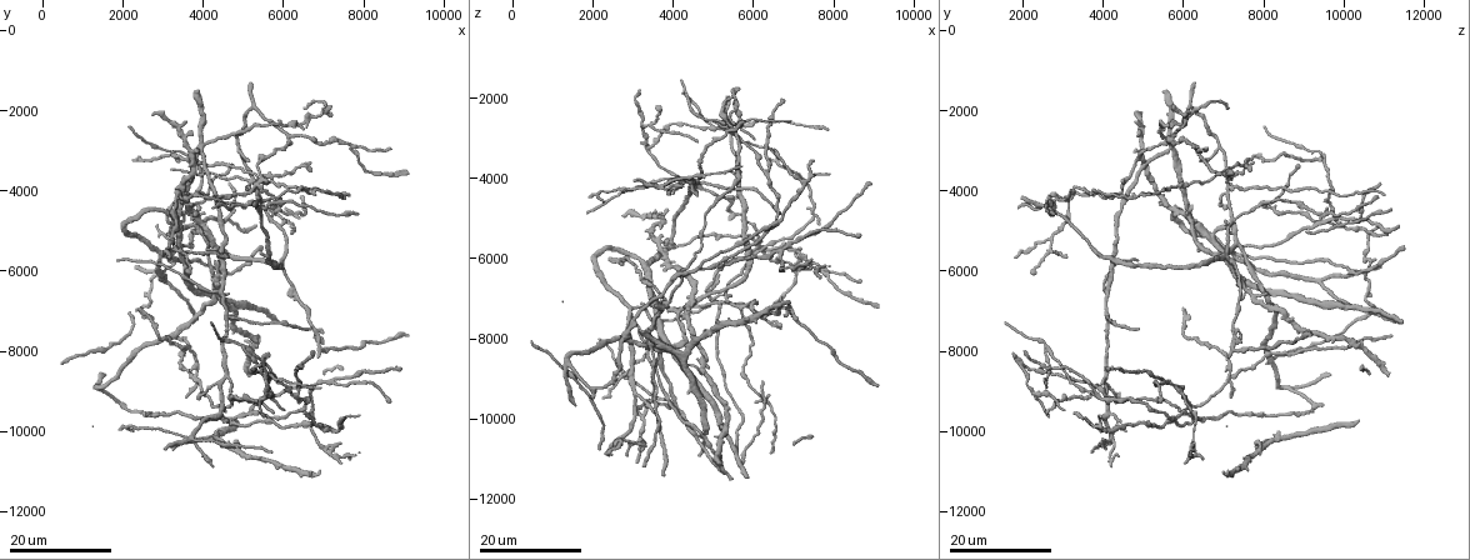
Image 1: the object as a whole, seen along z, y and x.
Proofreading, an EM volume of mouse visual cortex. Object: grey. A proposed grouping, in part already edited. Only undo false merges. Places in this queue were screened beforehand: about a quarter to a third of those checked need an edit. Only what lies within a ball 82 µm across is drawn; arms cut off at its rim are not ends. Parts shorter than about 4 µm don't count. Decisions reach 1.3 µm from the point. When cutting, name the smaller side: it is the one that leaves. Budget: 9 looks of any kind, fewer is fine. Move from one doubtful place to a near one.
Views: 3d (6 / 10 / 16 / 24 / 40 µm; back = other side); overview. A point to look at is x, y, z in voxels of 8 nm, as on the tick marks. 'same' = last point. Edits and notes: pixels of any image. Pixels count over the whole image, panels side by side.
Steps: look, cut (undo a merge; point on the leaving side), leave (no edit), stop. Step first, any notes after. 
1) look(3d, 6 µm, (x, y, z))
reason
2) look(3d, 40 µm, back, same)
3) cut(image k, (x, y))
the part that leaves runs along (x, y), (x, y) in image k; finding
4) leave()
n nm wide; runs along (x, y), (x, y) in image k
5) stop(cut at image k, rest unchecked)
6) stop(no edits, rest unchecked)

look(3d, 16 µm, (4850, 2950, 6950))
side arm on a straight run

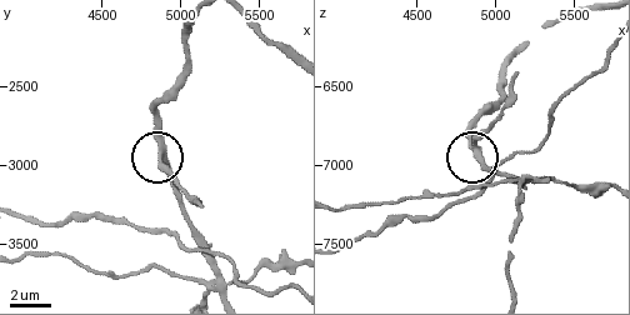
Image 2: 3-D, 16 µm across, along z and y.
look(3d, 10 µm, (4880, 2920, 6920))
zoom in

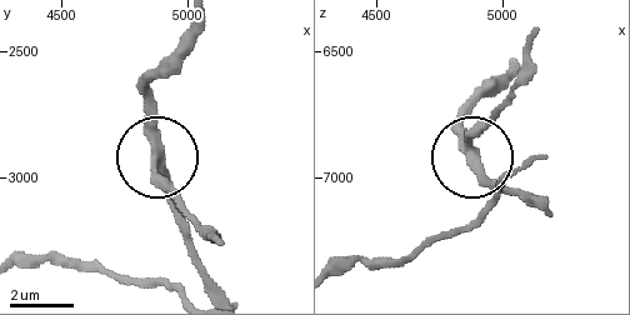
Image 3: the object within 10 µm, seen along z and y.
leave()
3 arms; runs along (516, 61), (471, 110), (469, 153), (471, 140), (514, 96) in image 3; one neuron here

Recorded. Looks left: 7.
look(3d, 24 µm, (3400, 5450, 2700))
side arm on a straight run

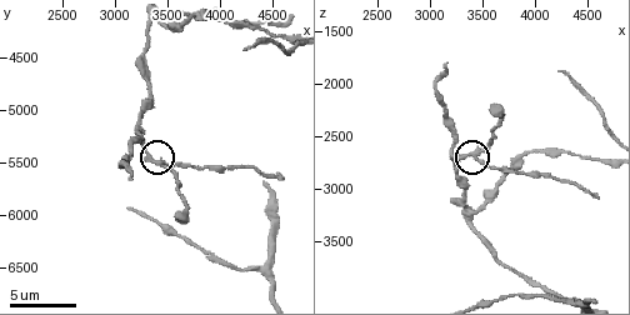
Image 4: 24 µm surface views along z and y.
look(3d, 6 µm, (3460, 5500, 2680))
closer look

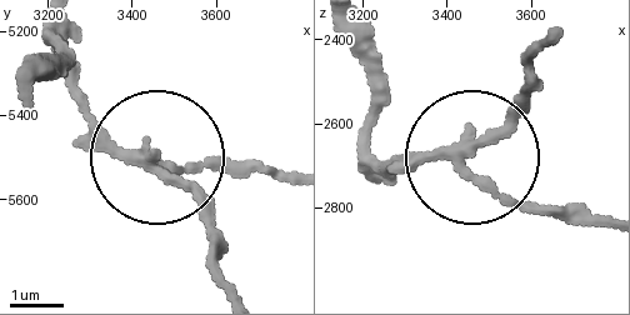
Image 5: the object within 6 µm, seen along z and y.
cut(image 5, (226, 158))
side arm 6 µm; the part that leaves runs along (475, 180), (605, 215) in image 5; two neurons meet here

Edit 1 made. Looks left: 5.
look(3d, 16 µm, (4350, 8800, 4100))
three-way junction

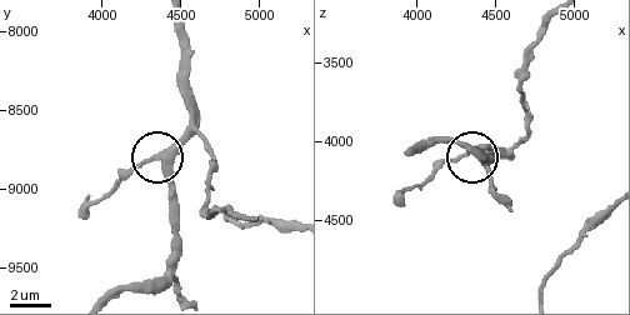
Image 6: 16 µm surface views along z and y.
look(3d, 6 µm, same)

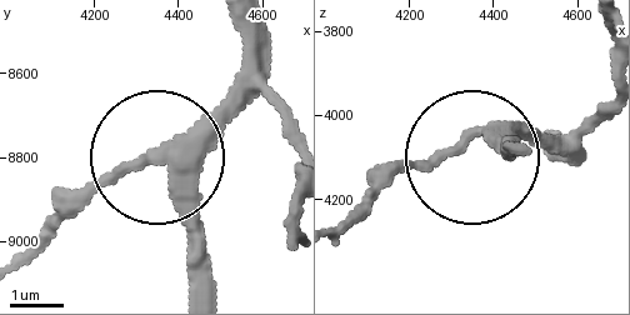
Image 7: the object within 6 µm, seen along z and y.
look(3d, 6 µm, back, (4370, 8820, 4045))

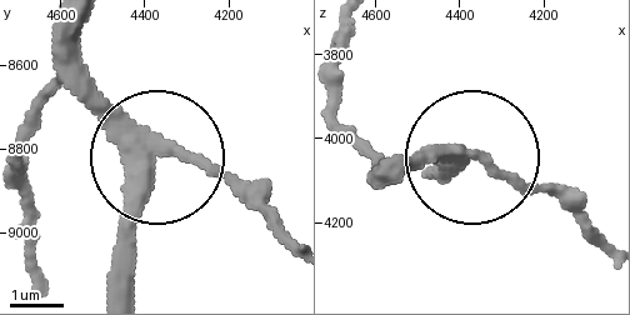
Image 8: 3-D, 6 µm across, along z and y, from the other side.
cut(image 8, (228, 180))
300 nm wide; the part that leaves runs along (168, 144), (244, 184), (285, 224) in image 8; two neurons meet here

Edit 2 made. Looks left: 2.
look(3d, 16 µm, (6700, 8900, 5850))
three arms meet

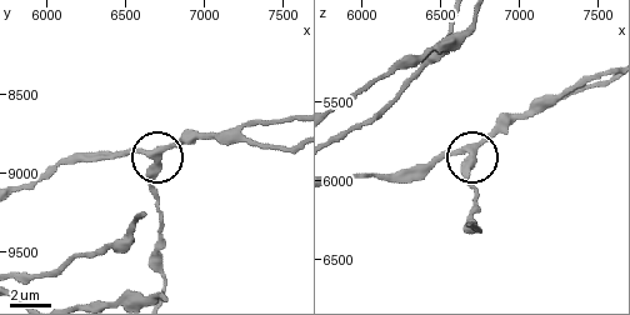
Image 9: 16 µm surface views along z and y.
look(3d, 10 µm, (6680, 8920, 5820))

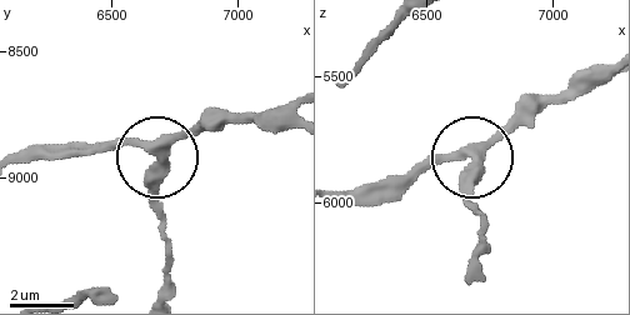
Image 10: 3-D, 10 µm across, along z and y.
leave()
runs along (23, 164), (144, 143), (160, 164), (154, 210) in image 10; continuous, no second neuron

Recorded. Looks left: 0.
stop(cut at image 5, cut at image 8, rest unchecked)

